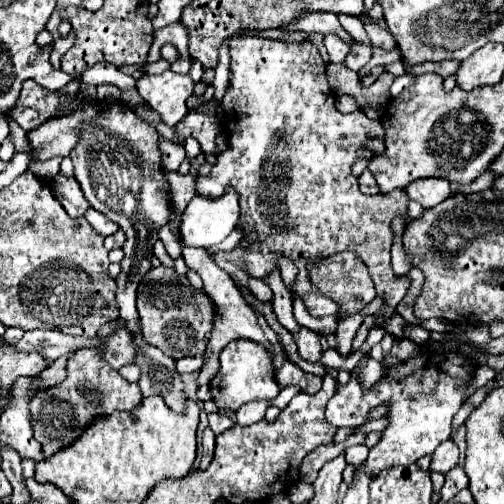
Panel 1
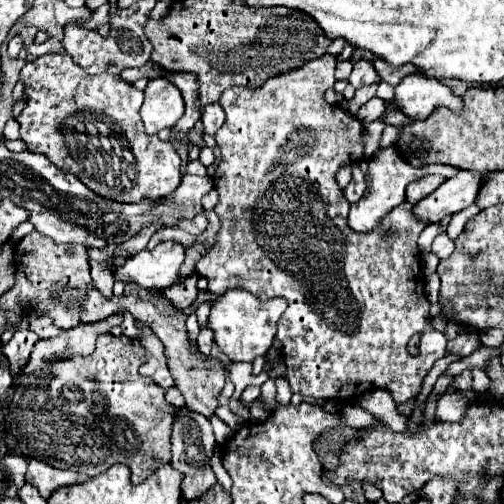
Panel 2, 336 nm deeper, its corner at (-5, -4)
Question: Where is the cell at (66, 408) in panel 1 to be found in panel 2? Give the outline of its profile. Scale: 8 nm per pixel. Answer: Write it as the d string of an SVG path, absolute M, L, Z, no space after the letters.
M102 334L90 356L74 356L54 364L44 364L30 378L22 380L8 406L20 452L60 470L74 468L74 472L82 472L90 478L102 474L112 464L126 464L132 472L132 484L140 484L158 466L168 464L174 406L166 402L162 388L158 388L154 380L138 374L144 360L144 348L136 340Z

